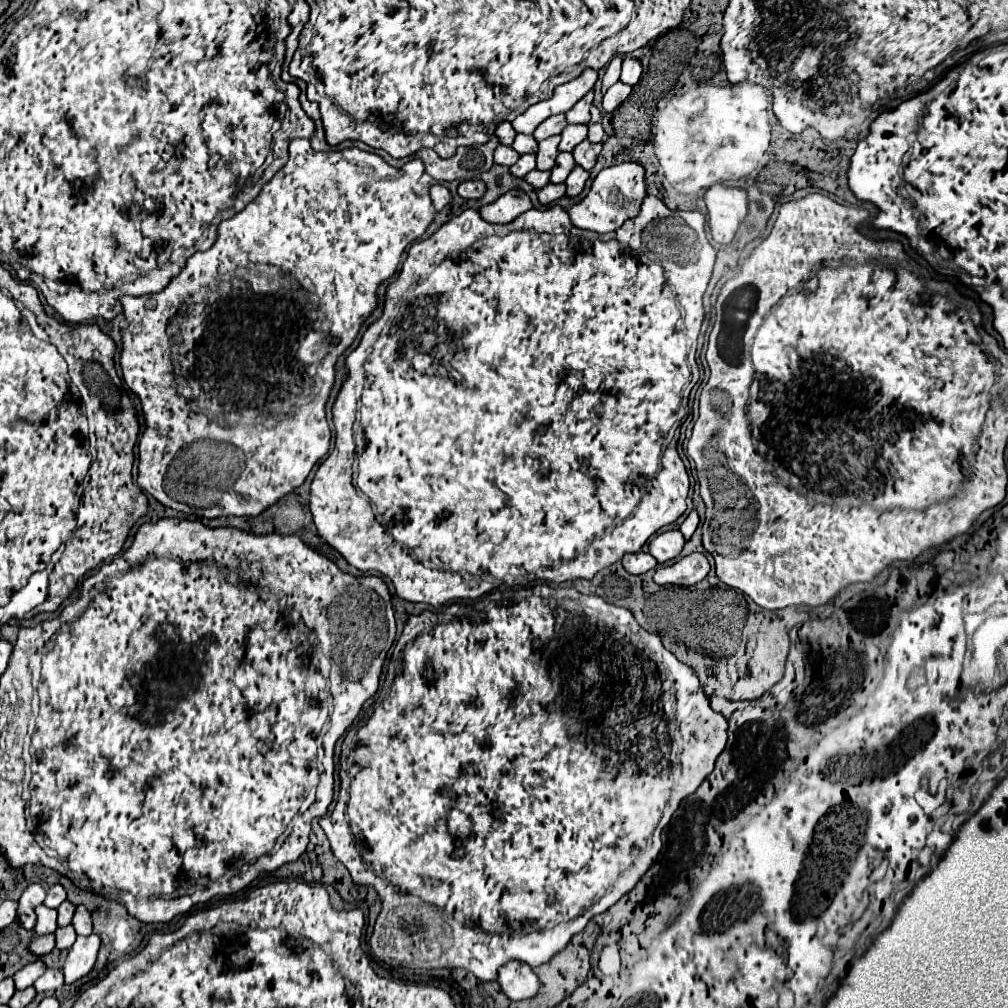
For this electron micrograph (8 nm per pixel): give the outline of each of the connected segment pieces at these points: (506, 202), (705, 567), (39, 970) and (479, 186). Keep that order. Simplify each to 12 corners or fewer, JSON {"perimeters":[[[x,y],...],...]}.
{"perimeters":[[[508,190],[482,206],[480,216],[508,224],[530,208],[522,190]],[[688,554],[656,568],[656,584],[694,586],[710,572],[708,558]],[[42,960],[26,964],[14,974],[14,984],[24,990],[46,972]],[[464,180],[458,194],[468,198],[482,198],[486,192],[482,180]]]}

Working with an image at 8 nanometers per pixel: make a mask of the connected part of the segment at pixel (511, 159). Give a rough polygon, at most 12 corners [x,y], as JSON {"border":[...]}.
{"border":[[504,144],[496,148],[494,162],[512,166],[520,154]]}

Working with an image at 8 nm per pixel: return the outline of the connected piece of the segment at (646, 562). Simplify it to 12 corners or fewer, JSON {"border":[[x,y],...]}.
{"border":[[634,552],[622,558],[630,574],[654,570],[658,562],[648,552]]}

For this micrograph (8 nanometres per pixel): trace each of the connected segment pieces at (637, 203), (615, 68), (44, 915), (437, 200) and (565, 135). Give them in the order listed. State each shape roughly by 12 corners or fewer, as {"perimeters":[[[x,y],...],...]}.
{"perimeters":[[[622,162],[568,208],[576,228],[604,234],[640,212],[646,172]],[[622,56],[612,58],[602,78],[602,92],[620,80]],[[38,906],[36,934],[50,934],[58,928],[56,910]],[[442,184],[430,186],[436,210],[452,200],[448,188]],[[568,124],[560,150],[572,152],[588,134],[588,124]]]}

